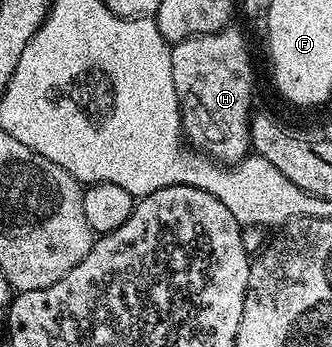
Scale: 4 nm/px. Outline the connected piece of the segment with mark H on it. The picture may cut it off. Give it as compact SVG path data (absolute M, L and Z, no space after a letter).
M227 26L212 34L190 36L177 41L171 47L172 82L176 86L178 105L182 111L182 131L189 147L205 152L212 160L233 166L251 151L250 146L250 95L254 92L254 68L250 65L250 48L246 40L234 29Z

